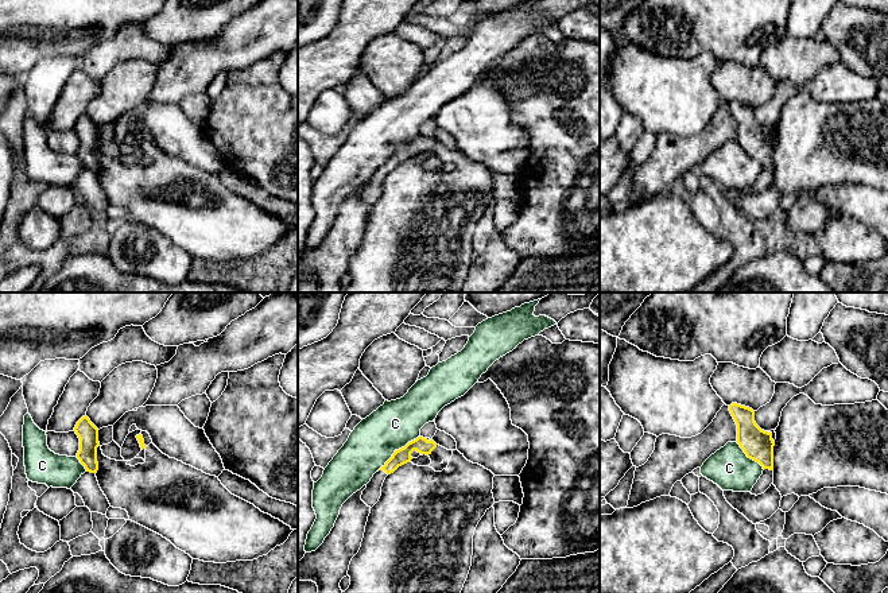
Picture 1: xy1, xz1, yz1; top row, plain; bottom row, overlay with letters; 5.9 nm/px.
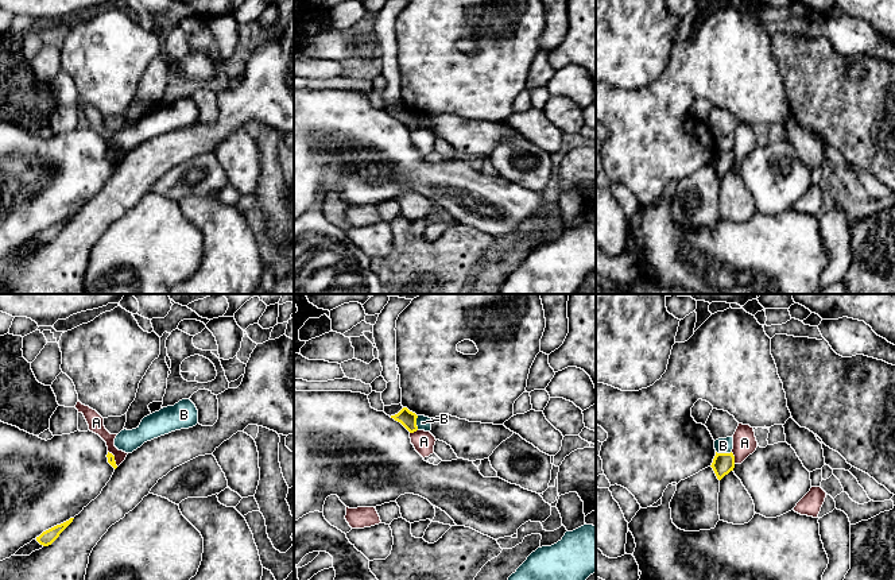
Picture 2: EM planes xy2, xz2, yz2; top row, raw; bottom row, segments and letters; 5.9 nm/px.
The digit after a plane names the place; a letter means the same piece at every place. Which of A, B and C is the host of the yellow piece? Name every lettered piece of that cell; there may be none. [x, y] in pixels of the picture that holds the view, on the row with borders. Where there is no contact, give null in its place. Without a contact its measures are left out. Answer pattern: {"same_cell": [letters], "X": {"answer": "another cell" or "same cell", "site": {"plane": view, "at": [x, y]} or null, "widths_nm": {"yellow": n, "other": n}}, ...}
{"same_cell": [], "A": {"answer": "another cell", "site": {"plane": "yz2", "at": [733, 457]}, "widths_nm": {"yellow": 130, "other": 140}}, "B": {"answer": "another cell", "site": {"plane": "yz2", "at": [724, 453]}, "widths_nm": {"yellow": 130, "other": 100}}, "C": {"answer": "another cell", "site": {"plane": "xz1", "at": [399, 449]}, "widths_nm": {"yellow": 90, "other": 280}}}

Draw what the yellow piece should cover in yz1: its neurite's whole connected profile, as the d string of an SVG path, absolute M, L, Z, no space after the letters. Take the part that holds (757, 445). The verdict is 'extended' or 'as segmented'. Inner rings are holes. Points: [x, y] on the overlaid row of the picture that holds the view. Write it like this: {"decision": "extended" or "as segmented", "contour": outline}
{"decision": "as segmented", "contour": "M732 403L729 411L737 425L737 443L748 458L759 462L763 469L773 470L772 433L761 430L755 422L755 411Z"}

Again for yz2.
{"decision": "as segmented", "contour": "M717 453L710 465L717 476L721 480L725 475L728 475L735 468L735 456L733 453Z"}

